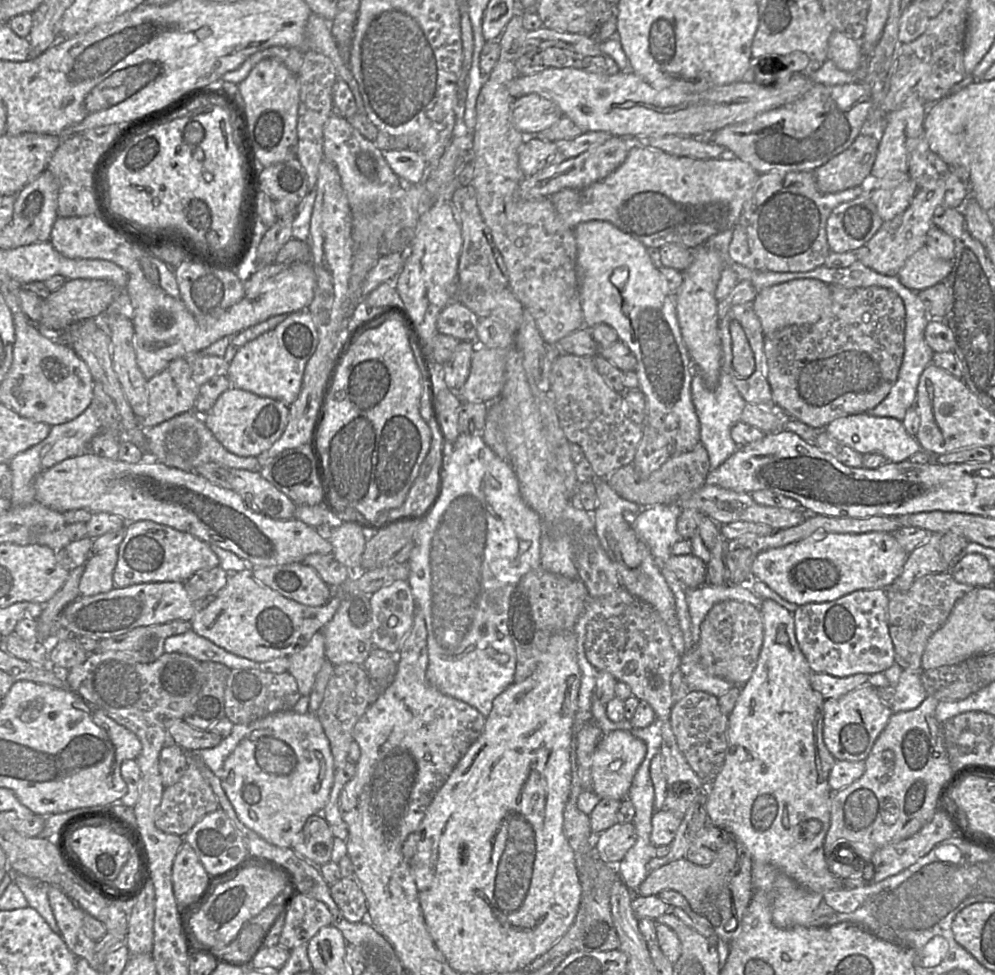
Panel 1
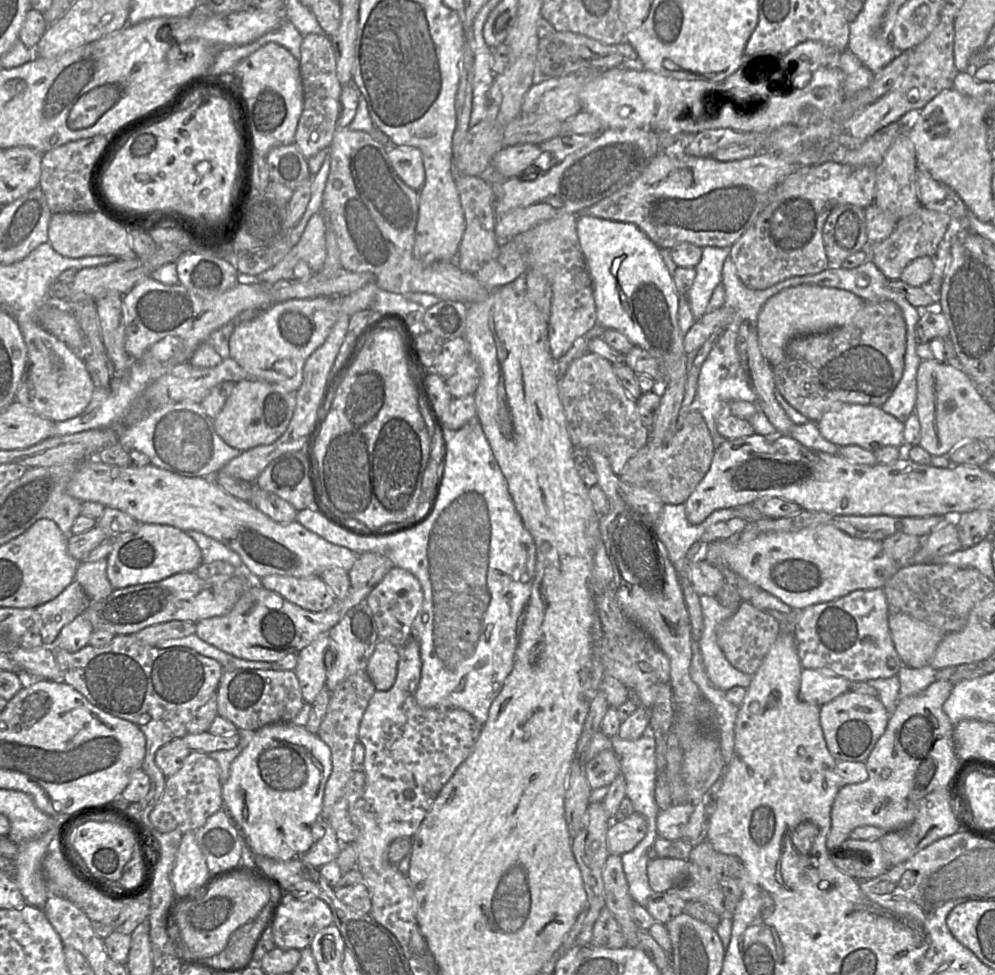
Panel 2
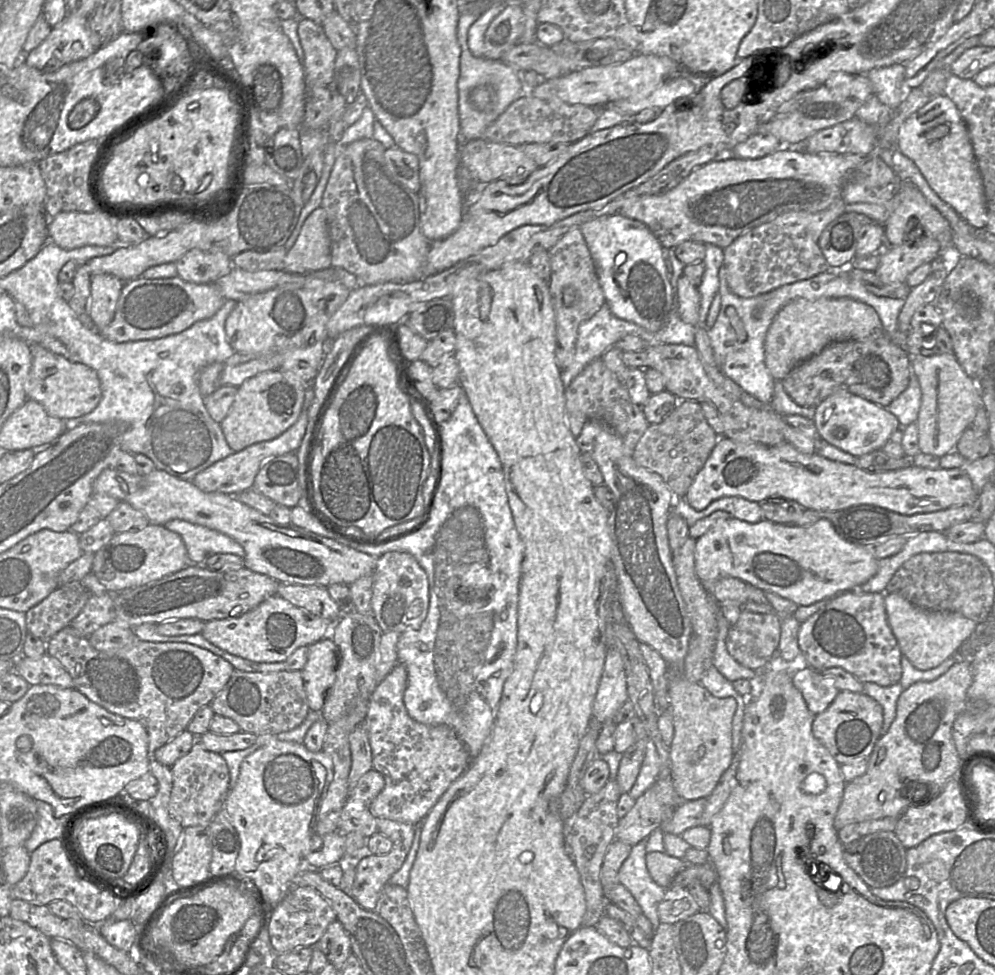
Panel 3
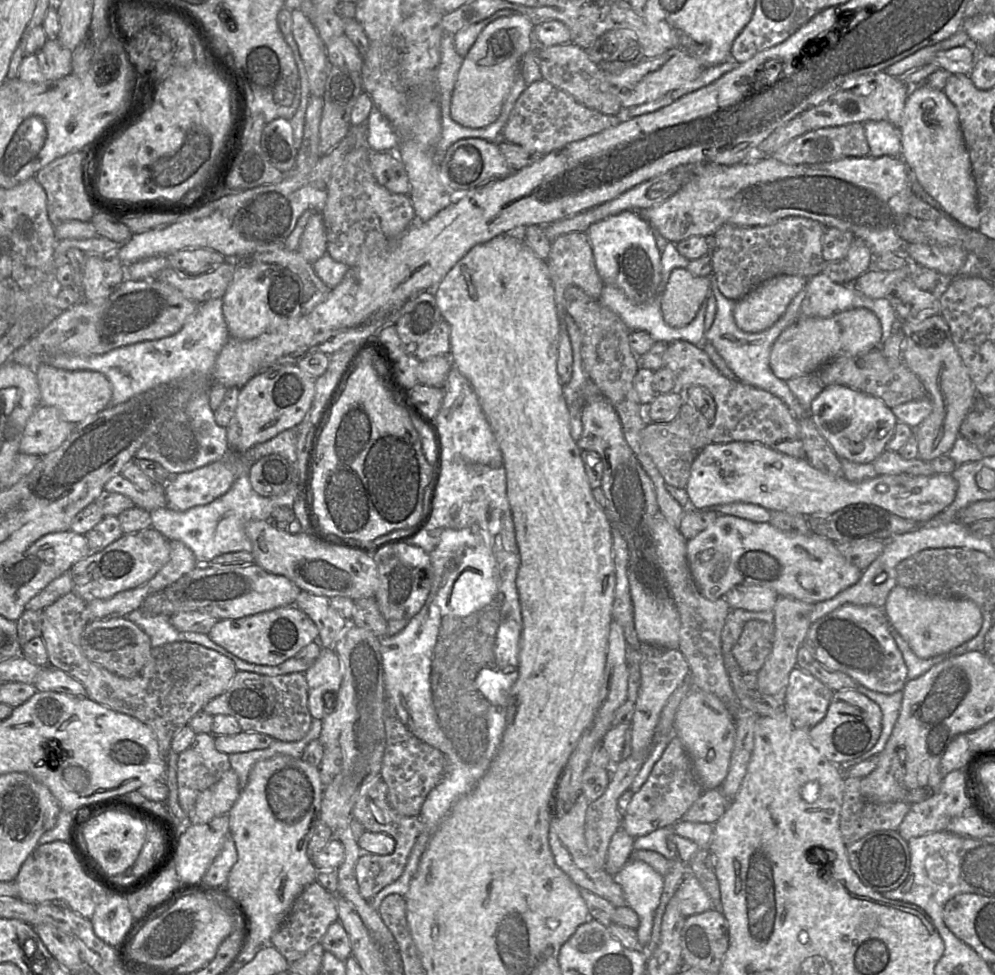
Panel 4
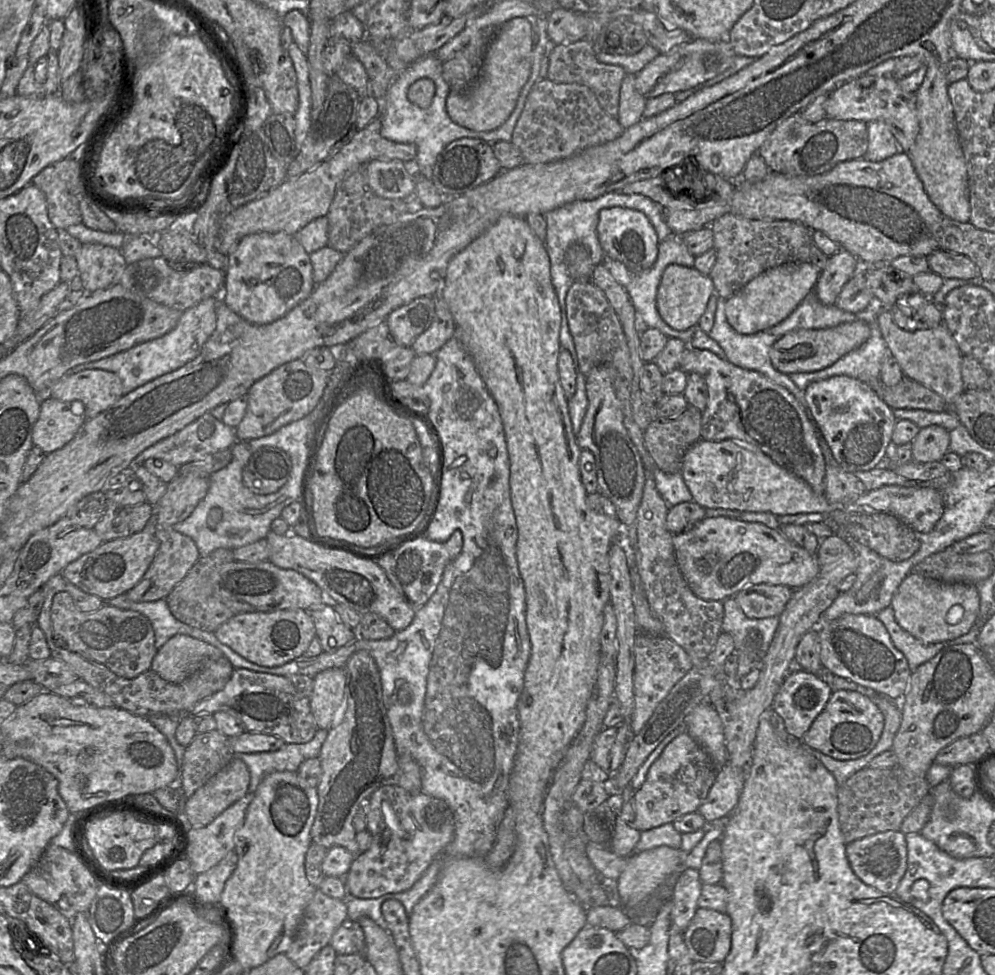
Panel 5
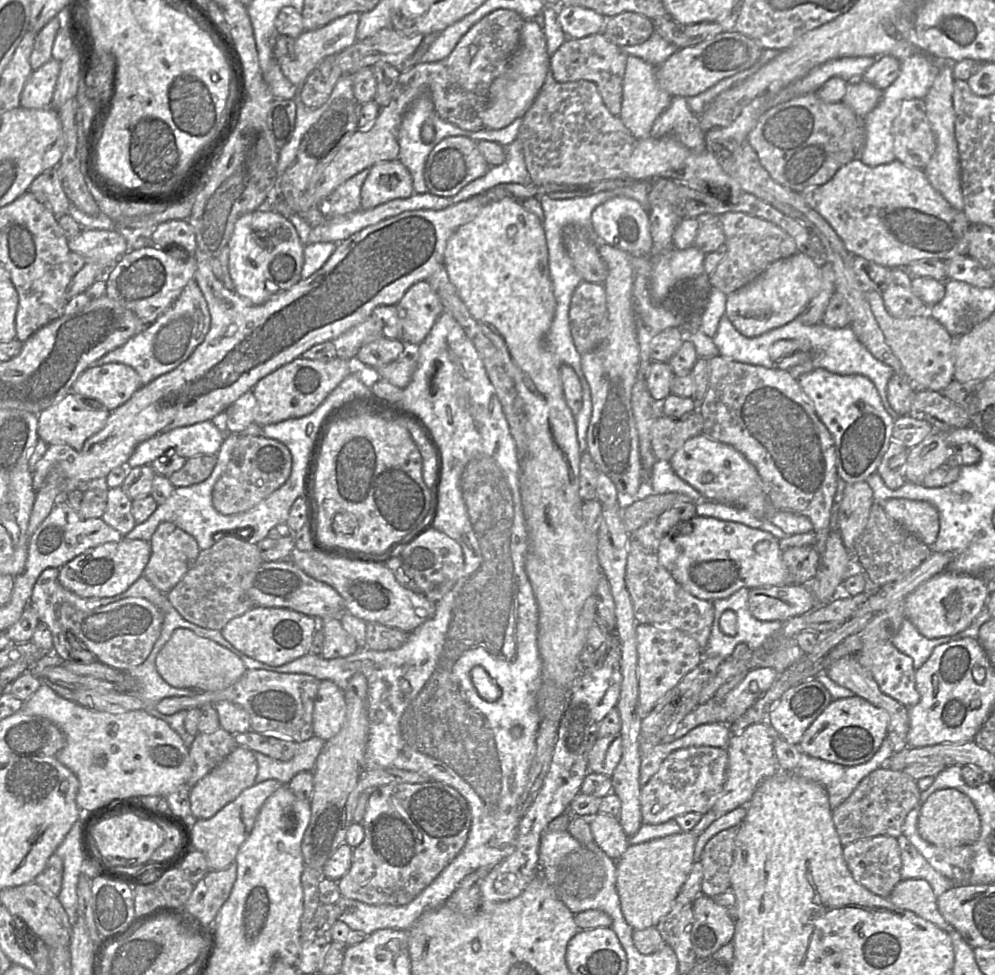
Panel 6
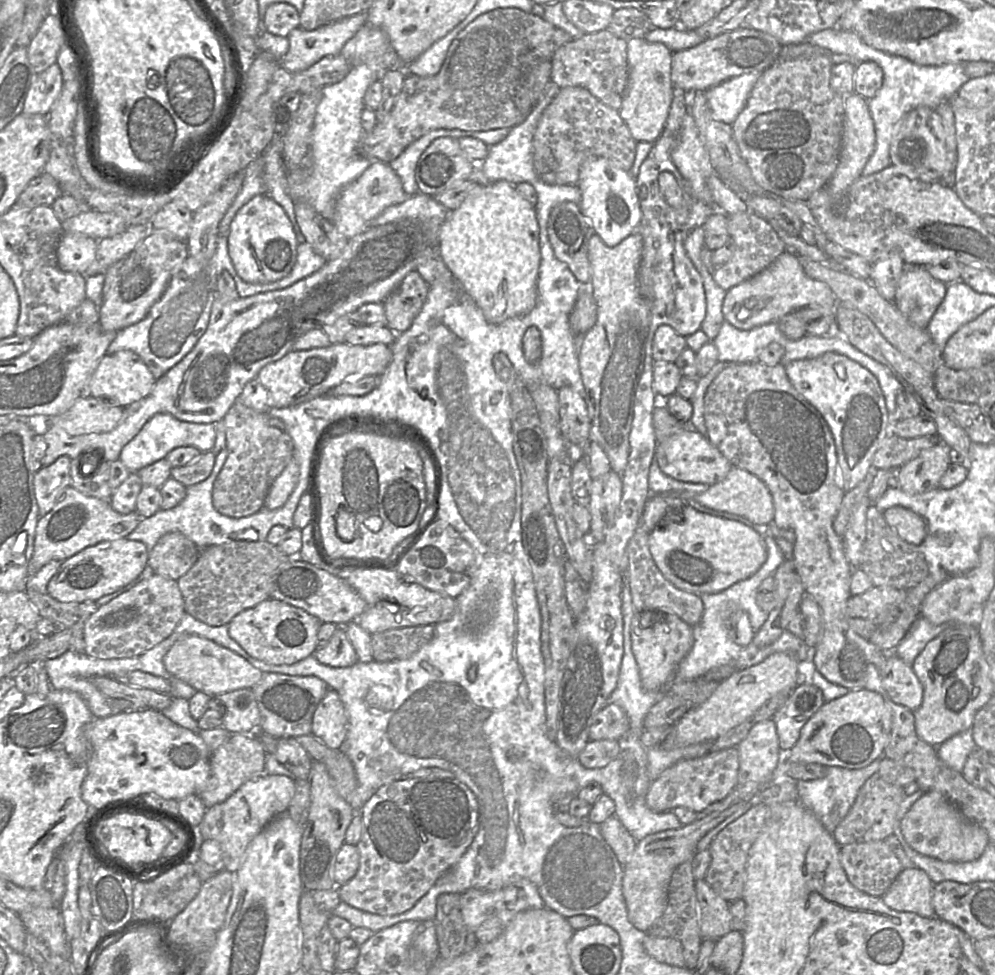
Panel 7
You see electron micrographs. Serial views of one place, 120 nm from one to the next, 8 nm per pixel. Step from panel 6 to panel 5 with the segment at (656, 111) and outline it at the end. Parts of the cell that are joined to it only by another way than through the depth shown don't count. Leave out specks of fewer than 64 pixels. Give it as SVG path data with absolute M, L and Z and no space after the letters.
M627 74L620 89L618 121L626 129L643 119L647 98L635 86L636 75Z

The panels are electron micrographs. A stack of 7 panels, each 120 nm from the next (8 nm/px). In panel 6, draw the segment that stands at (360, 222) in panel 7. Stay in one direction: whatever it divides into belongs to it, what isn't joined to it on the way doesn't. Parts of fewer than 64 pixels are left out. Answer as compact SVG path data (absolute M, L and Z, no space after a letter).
M381 161L370 169L361 188L360 209L369 210L414 193L409 170L399 161Z

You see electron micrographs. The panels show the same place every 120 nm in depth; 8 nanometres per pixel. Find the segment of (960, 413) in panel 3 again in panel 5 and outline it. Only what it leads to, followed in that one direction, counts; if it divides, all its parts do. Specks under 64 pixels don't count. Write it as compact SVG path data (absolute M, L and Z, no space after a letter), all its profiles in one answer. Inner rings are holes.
M886 308L877 310L877 322L888 354L896 359L904 376L928 387L952 407L965 386L961 375L963 355L947 327L942 323L931 329L906 331L895 324L890 310ZM938 425L920 428L912 442L912 460L920 463L940 461L949 451L949 433Z

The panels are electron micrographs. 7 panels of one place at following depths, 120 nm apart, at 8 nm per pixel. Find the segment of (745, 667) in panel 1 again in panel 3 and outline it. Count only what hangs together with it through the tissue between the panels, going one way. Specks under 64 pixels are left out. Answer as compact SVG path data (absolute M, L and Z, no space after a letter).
M741 609L738 621L729 627L726 647L742 666L756 672L778 653L781 619L775 613L754 613Z

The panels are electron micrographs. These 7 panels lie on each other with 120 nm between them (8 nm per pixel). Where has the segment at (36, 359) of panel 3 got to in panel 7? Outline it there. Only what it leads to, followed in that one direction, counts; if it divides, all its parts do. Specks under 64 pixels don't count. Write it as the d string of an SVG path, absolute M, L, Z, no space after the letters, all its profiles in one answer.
M131 350L105 355L87 383L86 394L102 399L110 405L126 407L150 394L156 382L141 357Z

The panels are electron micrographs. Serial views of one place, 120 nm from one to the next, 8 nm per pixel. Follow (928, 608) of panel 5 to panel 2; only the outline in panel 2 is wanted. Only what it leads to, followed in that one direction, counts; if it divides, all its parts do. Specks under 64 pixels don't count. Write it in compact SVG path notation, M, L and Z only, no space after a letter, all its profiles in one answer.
M904 613L889 614L888 625L902 665L910 668L929 665L939 643L947 634Z

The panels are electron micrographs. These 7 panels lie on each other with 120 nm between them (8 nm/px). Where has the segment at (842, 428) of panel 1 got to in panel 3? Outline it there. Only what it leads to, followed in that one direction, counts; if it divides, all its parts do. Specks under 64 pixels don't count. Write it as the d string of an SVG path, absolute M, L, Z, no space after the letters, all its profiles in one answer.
M838 391L824 399L816 407L814 422L823 440L855 457L881 449L891 434L901 428L896 416L885 407L848 391Z

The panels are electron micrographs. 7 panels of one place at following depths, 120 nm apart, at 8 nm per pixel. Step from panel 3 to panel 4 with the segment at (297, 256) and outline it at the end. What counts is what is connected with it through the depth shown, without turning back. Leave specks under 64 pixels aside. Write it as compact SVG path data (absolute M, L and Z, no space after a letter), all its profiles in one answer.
M322 212L309 219L301 236L298 252L311 264L327 253L327 236Z

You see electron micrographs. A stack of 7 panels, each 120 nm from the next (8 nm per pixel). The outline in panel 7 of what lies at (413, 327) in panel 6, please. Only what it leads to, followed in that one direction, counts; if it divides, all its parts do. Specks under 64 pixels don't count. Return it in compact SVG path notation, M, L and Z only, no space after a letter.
M417 270L410 271L383 301L387 327L396 334L400 334L411 326L420 312L429 291Z

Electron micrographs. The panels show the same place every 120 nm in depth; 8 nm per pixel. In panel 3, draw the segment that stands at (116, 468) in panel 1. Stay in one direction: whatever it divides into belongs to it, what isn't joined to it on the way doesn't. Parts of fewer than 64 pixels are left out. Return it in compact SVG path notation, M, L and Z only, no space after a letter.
M111 467L104 469L93 483L93 492L106 494L127 502L142 511L150 524L165 525L180 519L219 531L236 540L245 550L244 566L269 576L279 583L316 585L350 585L358 578L372 574L375 557L322 537L303 528L279 526L268 515L242 503L236 496L204 492L192 481L181 480L165 471L155 469L147 475L131 475Z

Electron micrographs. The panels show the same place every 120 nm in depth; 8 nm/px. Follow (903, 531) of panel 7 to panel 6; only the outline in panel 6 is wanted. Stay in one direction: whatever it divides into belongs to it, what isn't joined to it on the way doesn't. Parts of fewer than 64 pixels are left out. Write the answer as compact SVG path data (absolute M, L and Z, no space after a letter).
M891 498L879 504L890 518L923 543L928 546L935 543L939 532L939 514L935 506L906 498Z

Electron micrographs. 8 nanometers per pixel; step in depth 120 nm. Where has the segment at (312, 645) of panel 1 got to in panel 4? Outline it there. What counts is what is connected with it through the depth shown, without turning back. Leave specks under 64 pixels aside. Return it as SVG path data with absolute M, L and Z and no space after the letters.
M322 648L321 653L314 661L313 665L304 674L308 684L308 710L313 719L322 720L327 713L325 702L329 703L335 701L331 710L336 705L337 701L334 699L336 699L335 694L337 694L342 682L342 663L334 649Z

